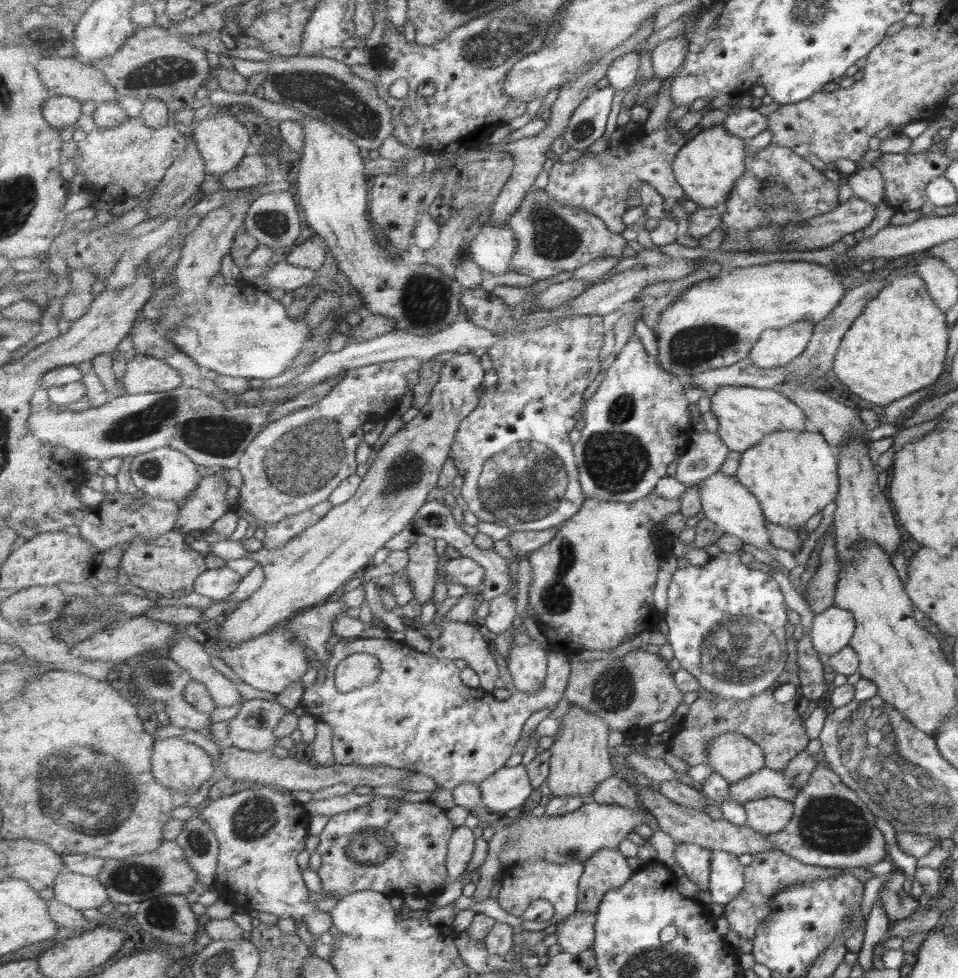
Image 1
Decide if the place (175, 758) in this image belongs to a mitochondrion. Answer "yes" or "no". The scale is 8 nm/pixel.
no

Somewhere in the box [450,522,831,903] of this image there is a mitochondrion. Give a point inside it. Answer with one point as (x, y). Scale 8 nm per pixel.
(737, 652)

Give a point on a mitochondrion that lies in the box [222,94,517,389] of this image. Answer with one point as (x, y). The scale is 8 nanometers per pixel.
(425, 299)

